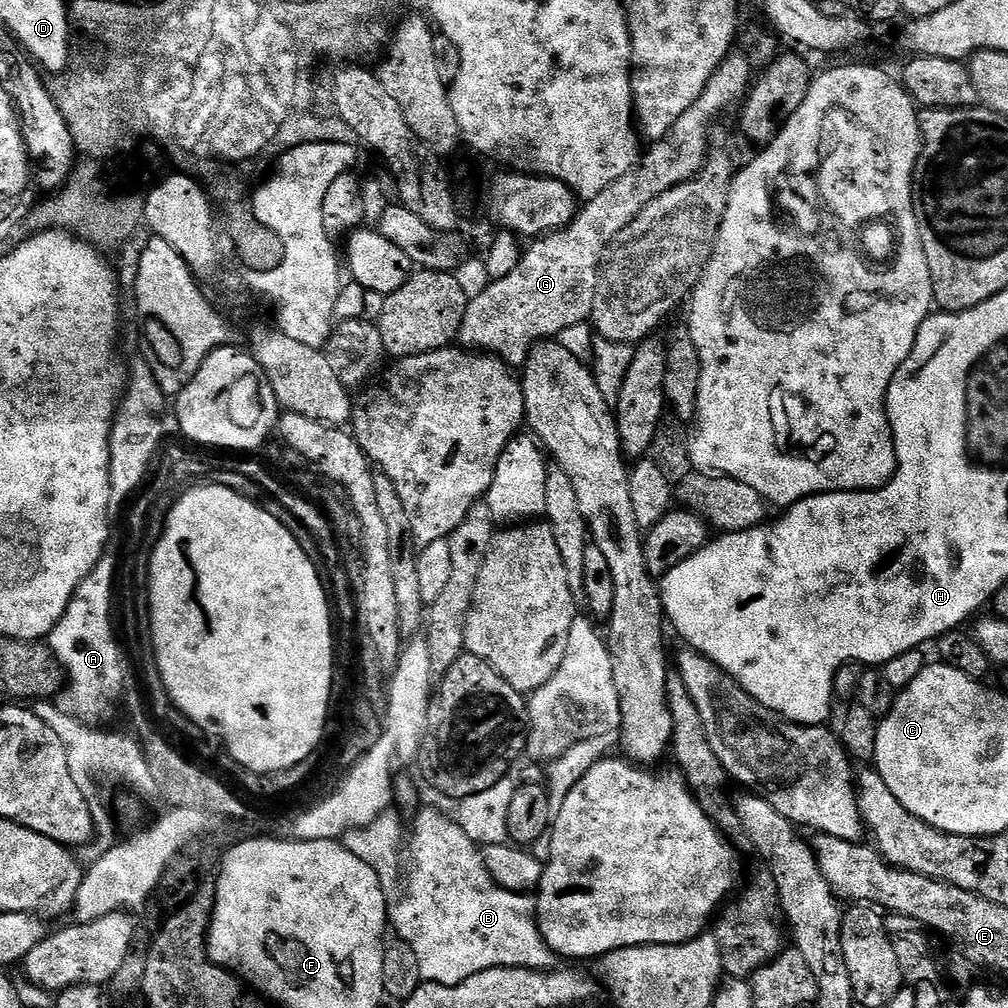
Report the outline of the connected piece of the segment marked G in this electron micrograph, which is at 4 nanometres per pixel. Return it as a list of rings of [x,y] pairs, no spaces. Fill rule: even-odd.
[[[729,58],[723,60],[718,71],[710,78],[710,82],[704,87],[704,92],[674,122],[671,132],[662,140],[655,141],[651,145],[652,149],[643,157],[639,157],[636,167],[631,168],[618,182],[614,182],[602,194],[598,194],[593,200],[587,201],[577,211],[576,217],[564,228],[559,228],[557,232],[550,232],[543,238],[536,238],[532,244],[523,249],[518,266],[506,274],[506,278],[498,278],[491,281],[481,290],[477,296],[473,295],[468,301],[468,309],[460,323],[458,340],[465,349],[479,350],[484,354],[499,354],[501,357],[516,356],[520,348],[527,349],[528,335],[537,336],[535,339],[540,342],[547,341],[549,338],[556,338],[562,330],[567,327],[578,326],[585,323],[592,314],[592,294],[594,291],[594,277],[602,263],[602,257],[608,251],[613,242],[620,240],[622,230],[638,218],[638,214],[654,198],[666,194],[674,186],[694,178],[702,170],[705,160],[708,159],[710,143],[708,144],[708,127],[716,120],[719,112],[724,112],[732,103],[743,101],[750,91],[750,85],[754,80],[752,68],[748,64],[743,64],[740,60]]]

